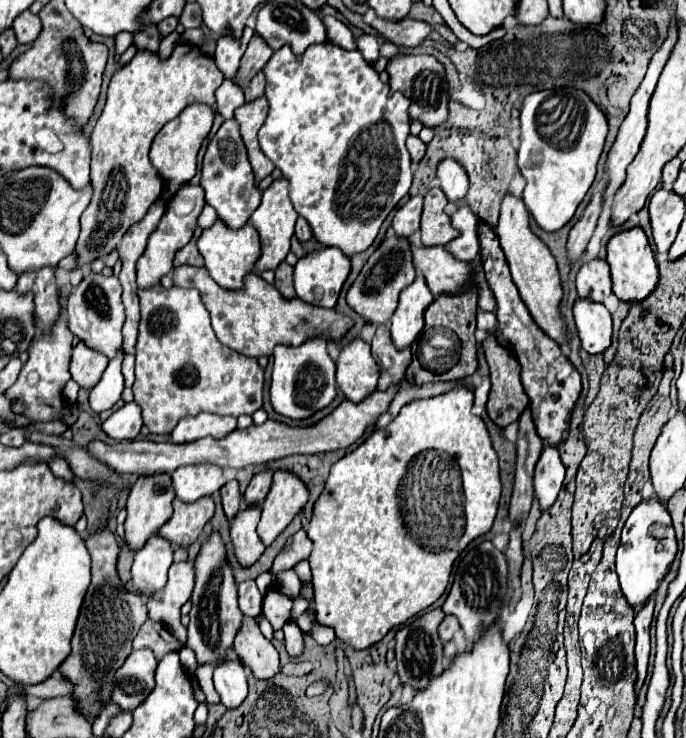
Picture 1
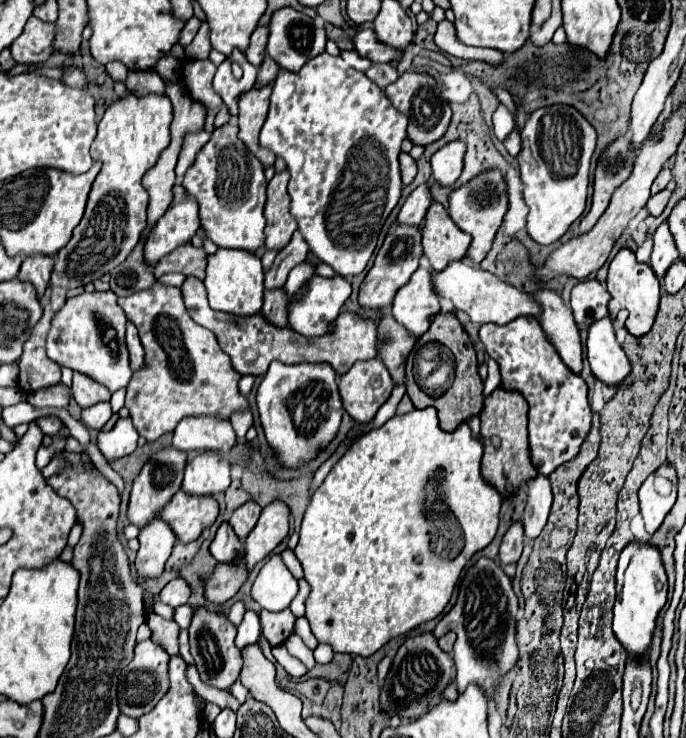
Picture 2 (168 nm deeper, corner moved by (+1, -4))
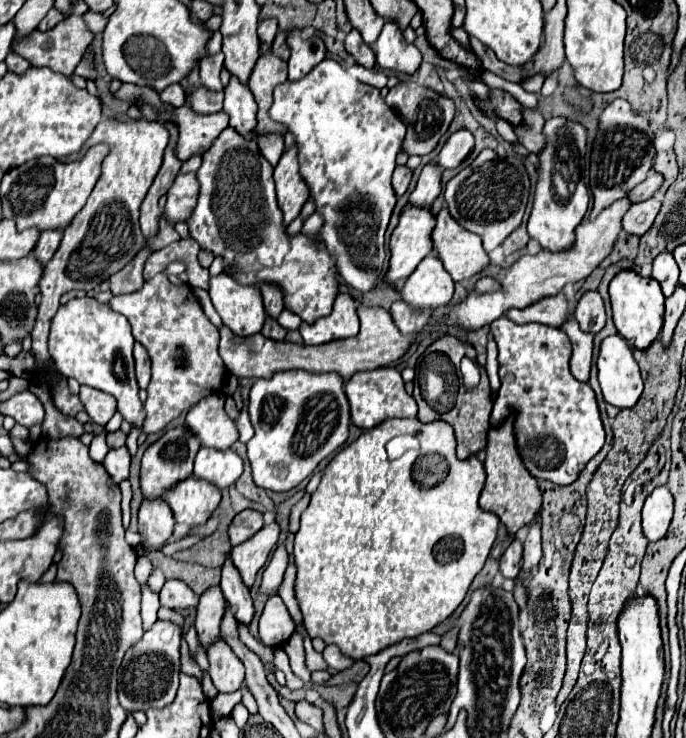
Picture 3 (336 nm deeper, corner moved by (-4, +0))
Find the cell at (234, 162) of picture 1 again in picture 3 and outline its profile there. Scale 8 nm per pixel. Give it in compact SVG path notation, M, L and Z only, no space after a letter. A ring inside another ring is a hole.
M227 126L217 136L217 142L213 142L213 148L205 150L197 180L201 184L199 202L187 220L191 238L215 256L223 256L225 266L235 266L233 276L241 284L261 284L269 280L279 284L285 292L285 306L299 314L301 320L311 324L327 316L333 310L337 294L335 258L327 254L323 244L315 244L303 234L299 234L301 242L287 236L275 200L273 166L259 152L259 146Z

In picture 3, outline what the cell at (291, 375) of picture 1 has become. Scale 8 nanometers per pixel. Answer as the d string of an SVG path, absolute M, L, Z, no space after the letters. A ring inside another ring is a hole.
M305 370L275 372L273 378L259 378L249 392L249 416L255 428L255 436L247 442L247 456L253 468L253 480L257 486L275 492L287 492L305 480L321 460L337 452L349 436L349 402L343 392L343 378L335 372L311 374Z

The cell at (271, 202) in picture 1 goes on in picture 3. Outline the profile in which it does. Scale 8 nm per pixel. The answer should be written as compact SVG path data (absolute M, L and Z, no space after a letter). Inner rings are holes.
M291 146L275 166L275 186L277 186L277 204L283 212L283 222L289 226L301 212L303 204L309 198L309 190L299 176L297 148Z

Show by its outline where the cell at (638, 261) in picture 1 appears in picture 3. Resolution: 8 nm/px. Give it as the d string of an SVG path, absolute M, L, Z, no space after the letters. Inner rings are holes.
M621 270L609 284L611 308L613 308L613 322L617 332L629 340L635 348L645 350L659 334L663 326L663 302L665 296L661 294L661 286L657 286L655 278L643 278L635 270Z

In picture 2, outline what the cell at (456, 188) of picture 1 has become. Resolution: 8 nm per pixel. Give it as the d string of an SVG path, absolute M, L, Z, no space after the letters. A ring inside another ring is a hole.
M454 140L454 142L442 146L432 156L432 176L436 178L438 184L452 186L458 180L458 176L462 172L464 154L466 154L466 142Z

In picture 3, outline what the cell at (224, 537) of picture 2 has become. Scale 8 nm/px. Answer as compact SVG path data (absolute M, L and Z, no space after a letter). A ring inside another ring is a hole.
M229 554L225 556L221 572L221 590L229 606L235 608L235 618L243 624L249 624L253 618L253 600L249 596L249 588L245 586L245 582L241 582L241 574L237 574L237 568L233 566Z

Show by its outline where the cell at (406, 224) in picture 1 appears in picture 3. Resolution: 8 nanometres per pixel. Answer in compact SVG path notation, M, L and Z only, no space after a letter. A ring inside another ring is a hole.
M427 164L417 180L417 188L409 196L411 206L423 206L431 208L433 200L441 194L441 172L439 166Z

